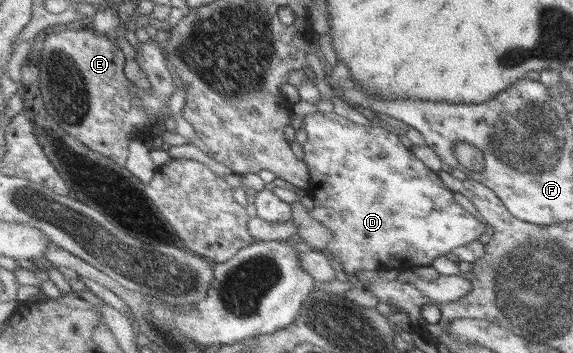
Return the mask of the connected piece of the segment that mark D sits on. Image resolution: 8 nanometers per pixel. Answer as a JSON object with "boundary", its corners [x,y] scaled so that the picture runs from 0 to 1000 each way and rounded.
{"boundary":[[[581,314],[532,329],[527,363],[536,374],[536,399],[527,414],[527,456],[536,470],[541,518],[534,547],[546,569],[546,592],[538,603],[585,663],[564,714],[590,737],[602,773],[618,776],[627,765],[700,771],[750,754],[759,731],[834,680],[848,657],[846,635],[794,569],[792,547],[777,533],[764,493],[721,439],[719,422],[703,411],[691,377],[651,354],[618,351]]]}

